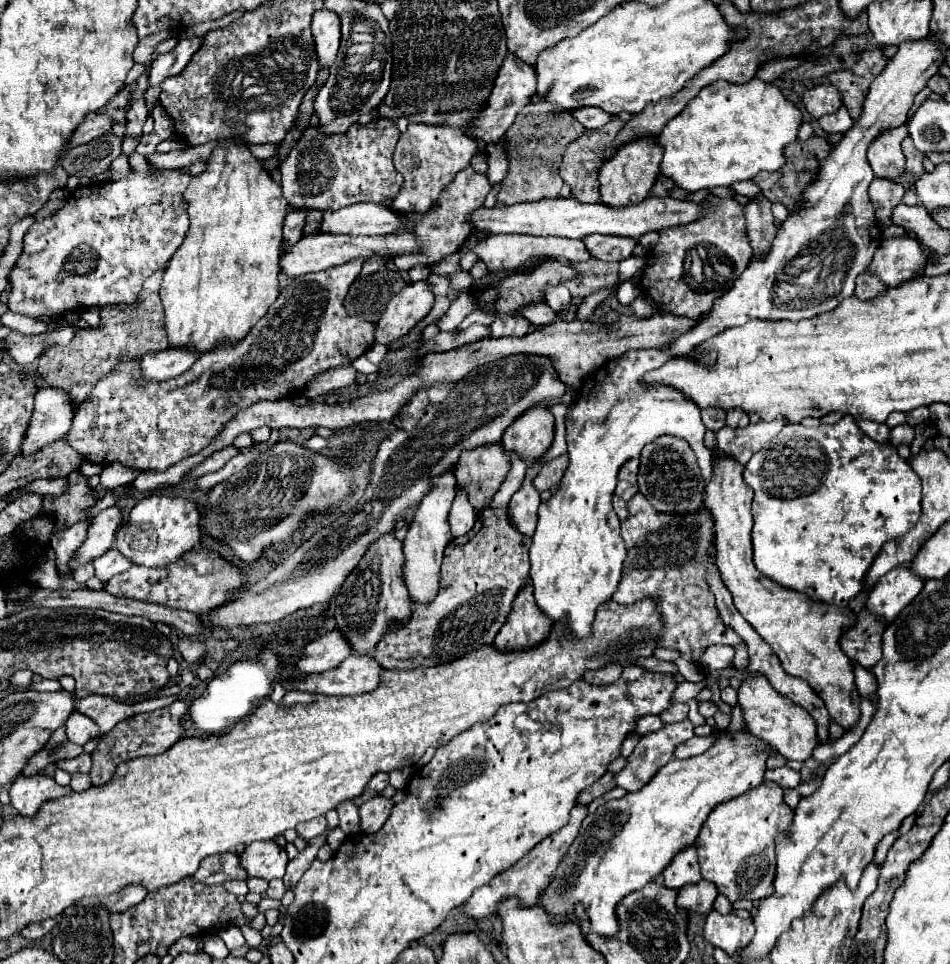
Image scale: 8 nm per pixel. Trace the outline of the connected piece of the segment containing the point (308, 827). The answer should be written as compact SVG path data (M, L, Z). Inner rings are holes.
M319 816L319 818L315 818L315 820L309 820L309 822L299 824L295 830L297 830L297 834L299 834L301 838L311 840L311 838L323 834L325 828L327 828L327 818L325 818L325 816Z

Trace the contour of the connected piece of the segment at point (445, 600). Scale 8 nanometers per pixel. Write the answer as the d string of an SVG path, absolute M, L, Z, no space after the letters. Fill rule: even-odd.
M511 456L511 470L505 478L505 482L501 484L499 492L495 494L493 502L477 514L477 522L475 526L459 536L453 538L451 544L447 544L445 548L445 556L443 556L443 566L441 566L441 582L439 582L439 594L435 598L433 604L421 606L421 604L413 604L413 616L409 620L409 624L401 630L389 630L383 640L377 644L373 658L387 670L413 670L419 666L439 666L451 660L457 660L461 656L467 656L471 652L475 652L475 648L483 646L483 644L491 644L493 638L497 636L497 632L501 630L501 626L507 622L511 608L513 608L513 600L517 598L517 594L529 586L529 546L531 546L531 536L519 534L519 530L511 524L507 508L509 508L509 500L511 496L519 490L519 486L525 480L525 472L527 472L527 464L523 460L519 460L517 456Z

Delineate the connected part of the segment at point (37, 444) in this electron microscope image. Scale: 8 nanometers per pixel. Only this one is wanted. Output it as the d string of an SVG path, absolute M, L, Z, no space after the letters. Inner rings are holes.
M43 388L35 396L35 412L23 442L23 456L33 456L43 446L55 442L71 428L73 406L71 400L55 388Z

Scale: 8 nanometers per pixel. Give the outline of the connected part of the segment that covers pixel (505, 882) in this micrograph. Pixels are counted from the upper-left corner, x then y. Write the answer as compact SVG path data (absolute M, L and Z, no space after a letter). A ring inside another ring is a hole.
M575 806L571 810L571 820L567 826L563 826L559 832L553 832L551 836L547 836L545 840L541 840L535 848L531 848L517 864L513 864L511 868L499 872L497 876L491 878L491 882L487 882L485 886L481 886L479 890L473 892L473 896L461 906L461 912L467 916L467 918L473 918L473 920L487 920L491 916L497 914L499 910L499 904L507 898L517 898L519 904L523 906L533 906L537 902L537 896L541 890L547 888L561 856L567 852L569 844L575 840L579 828L581 828L581 820L587 816L587 808L585 806Z

